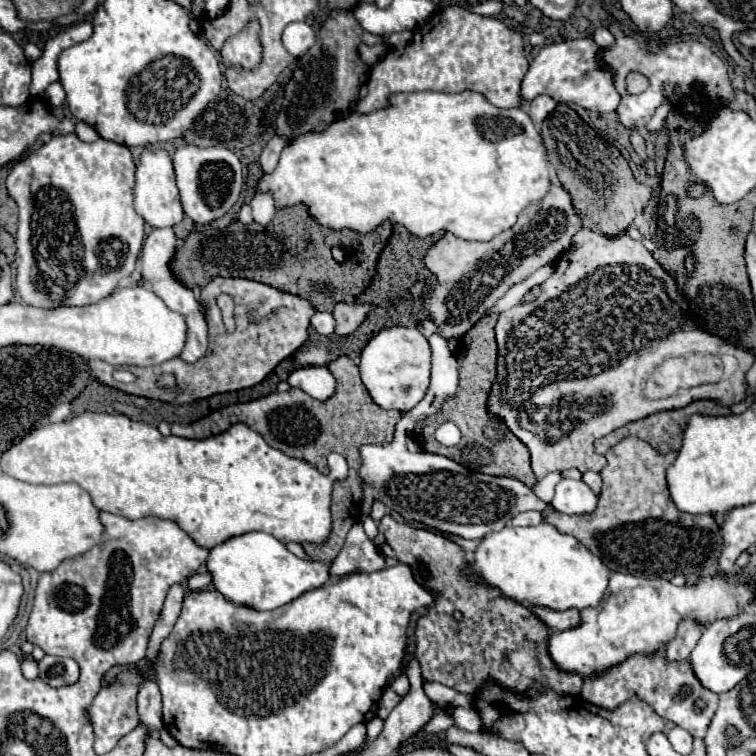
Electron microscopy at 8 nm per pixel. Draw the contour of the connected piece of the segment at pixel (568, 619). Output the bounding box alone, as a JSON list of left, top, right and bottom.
[530,606,580,630]

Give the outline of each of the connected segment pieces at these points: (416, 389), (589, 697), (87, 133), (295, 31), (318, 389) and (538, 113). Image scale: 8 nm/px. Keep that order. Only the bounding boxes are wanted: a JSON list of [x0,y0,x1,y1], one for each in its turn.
[[360,326,430,412],[580,654,718,738],[76,122,100,142],[282,22,314,58],[288,366,336,400],[528,96,556,122]]

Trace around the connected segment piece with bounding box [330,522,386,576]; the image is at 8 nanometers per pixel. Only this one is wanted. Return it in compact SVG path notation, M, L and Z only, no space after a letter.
M356 522L348 538L344 542L344 548L340 550L340 556L330 566L332 576L346 576L352 572L374 572L384 569L386 562L382 552L374 546L374 542L366 536L364 528L360 522Z

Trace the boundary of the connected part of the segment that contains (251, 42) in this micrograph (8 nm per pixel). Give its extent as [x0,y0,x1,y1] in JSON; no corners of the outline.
[220,22,260,68]

